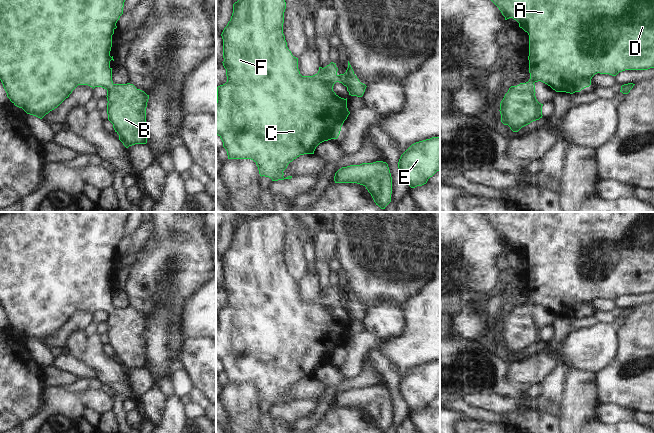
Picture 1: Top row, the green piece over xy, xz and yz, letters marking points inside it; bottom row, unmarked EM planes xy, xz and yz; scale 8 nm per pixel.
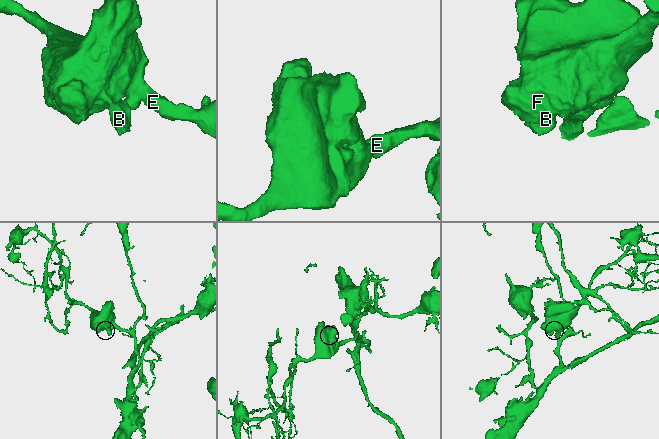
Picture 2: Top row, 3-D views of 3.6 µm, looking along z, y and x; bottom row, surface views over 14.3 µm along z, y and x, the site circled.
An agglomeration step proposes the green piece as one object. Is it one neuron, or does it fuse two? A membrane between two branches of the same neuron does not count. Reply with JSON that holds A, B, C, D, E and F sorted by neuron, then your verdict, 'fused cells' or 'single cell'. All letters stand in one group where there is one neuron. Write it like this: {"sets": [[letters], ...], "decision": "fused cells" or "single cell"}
{"sets": [["A", "B", "C", "D", "E", "F"]], "decision": "single cell"}

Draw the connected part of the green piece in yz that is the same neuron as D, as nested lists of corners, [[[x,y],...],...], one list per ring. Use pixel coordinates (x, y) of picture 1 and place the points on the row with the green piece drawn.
[[[491,0],[501,11],[505,20],[513,18],[529,35],[529,73],[530,79],[526,83],[511,86],[500,103],[501,122],[508,125],[513,132],[518,132],[522,127],[542,118],[542,106],[535,96],[535,82],[541,81],[556,92],[573,94],[591,85],[592,77],[597,74],[616,76],[625,70],[648,70],[654,68],[654,0]]]

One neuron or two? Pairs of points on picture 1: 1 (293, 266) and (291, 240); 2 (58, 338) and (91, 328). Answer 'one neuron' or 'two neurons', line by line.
1: one neuron
2: two neurons

